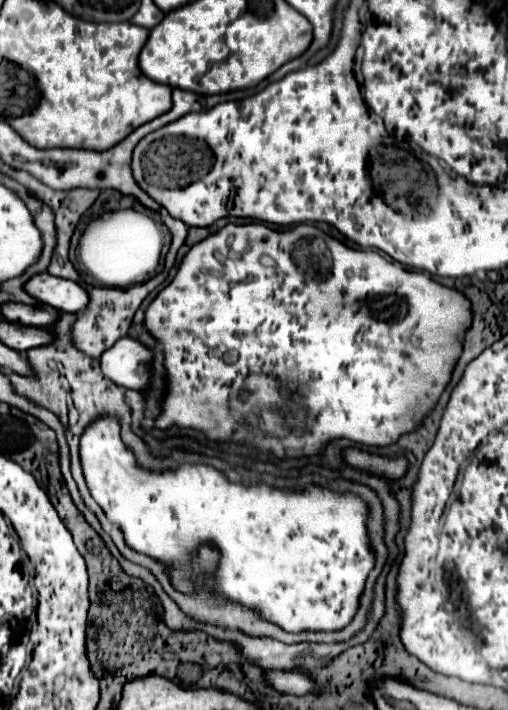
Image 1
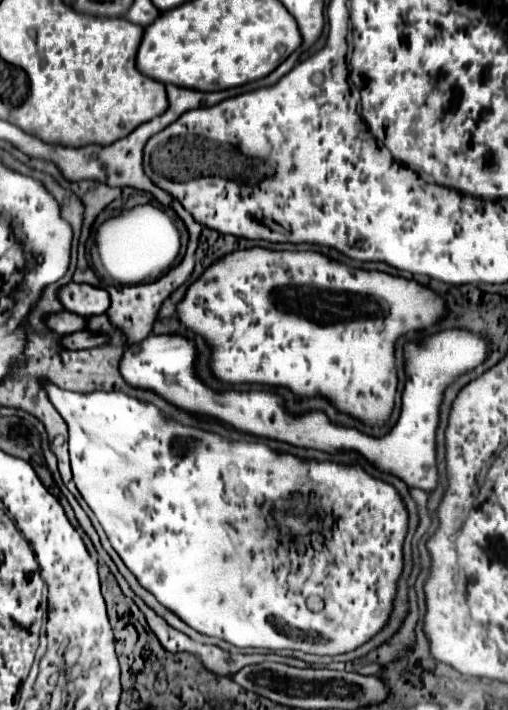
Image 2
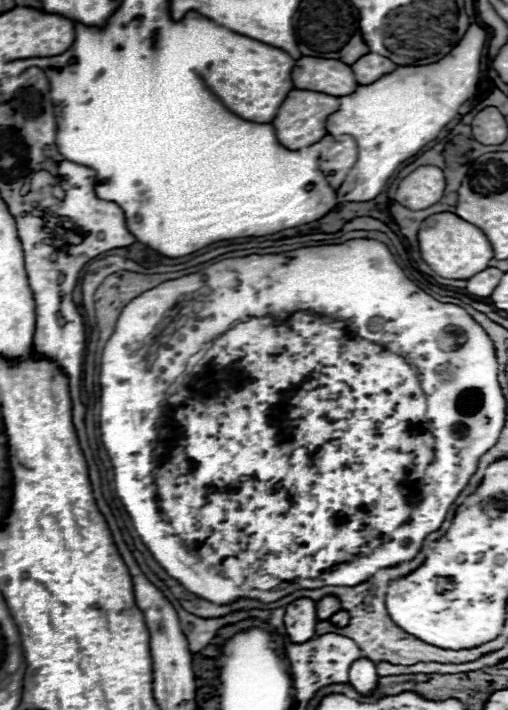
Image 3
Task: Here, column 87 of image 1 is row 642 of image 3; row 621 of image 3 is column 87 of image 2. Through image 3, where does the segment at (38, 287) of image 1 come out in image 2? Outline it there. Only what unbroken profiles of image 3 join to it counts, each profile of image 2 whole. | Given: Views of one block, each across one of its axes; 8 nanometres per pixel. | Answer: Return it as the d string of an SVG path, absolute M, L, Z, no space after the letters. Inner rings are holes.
M68 284L60 290L60 300L66 310L80 316L96 316L104 314L110 308L110 294L104 288L96 288L90 284Z

